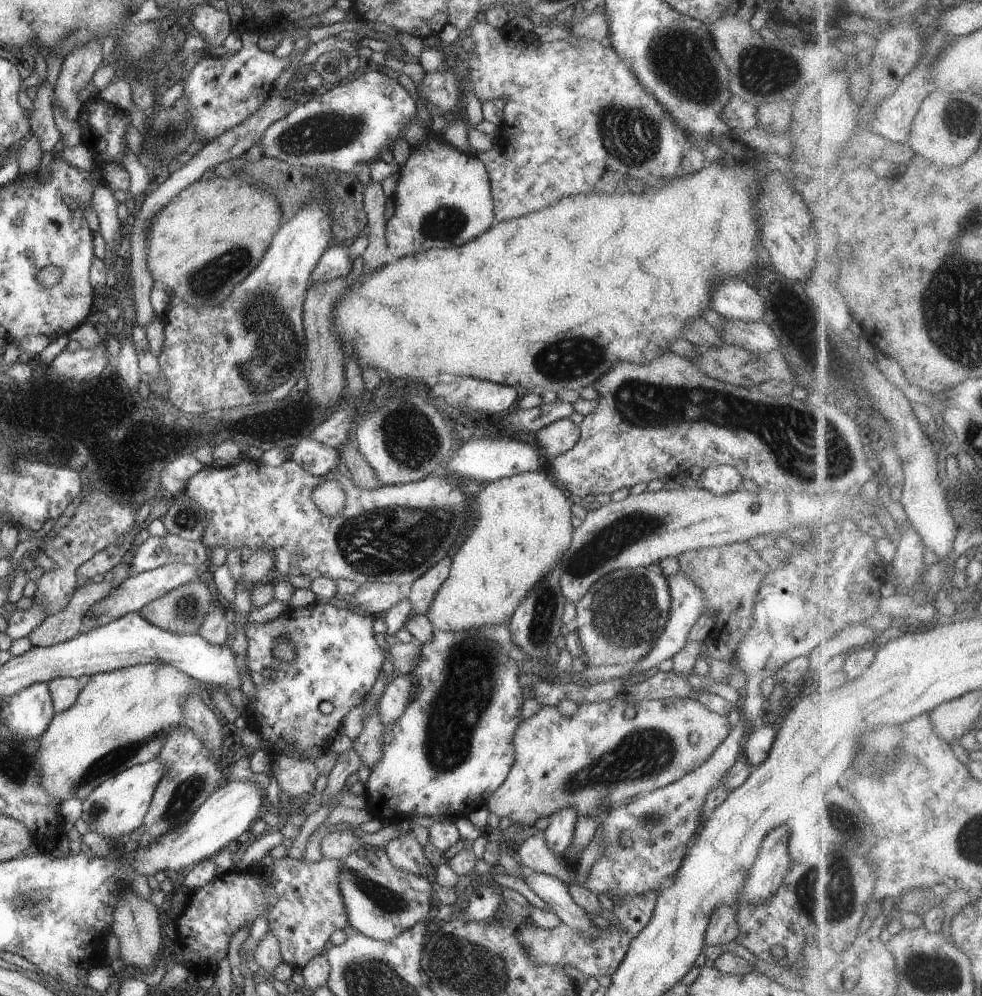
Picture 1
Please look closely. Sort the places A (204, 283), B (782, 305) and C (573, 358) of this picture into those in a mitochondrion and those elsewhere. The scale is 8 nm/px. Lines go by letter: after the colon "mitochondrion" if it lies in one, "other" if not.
A: mitochondrion
B: other
C: mitochondrion

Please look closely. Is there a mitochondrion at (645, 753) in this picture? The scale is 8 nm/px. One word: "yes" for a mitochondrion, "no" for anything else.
yes

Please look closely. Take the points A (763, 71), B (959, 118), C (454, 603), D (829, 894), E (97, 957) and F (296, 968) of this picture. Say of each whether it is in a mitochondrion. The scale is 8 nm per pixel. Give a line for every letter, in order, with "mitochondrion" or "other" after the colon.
A: mitochondrion
B: mitochondrion
C: other
D: mitochondrion
E: other
F: other

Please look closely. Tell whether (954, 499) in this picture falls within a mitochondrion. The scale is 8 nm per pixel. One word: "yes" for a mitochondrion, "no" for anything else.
no

